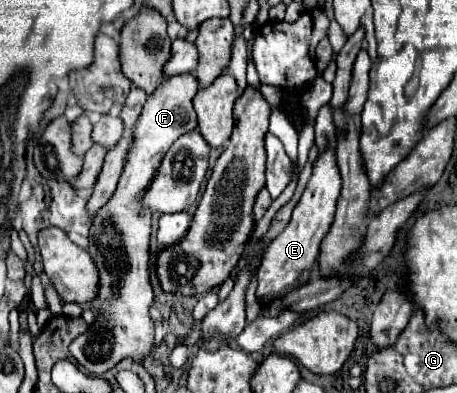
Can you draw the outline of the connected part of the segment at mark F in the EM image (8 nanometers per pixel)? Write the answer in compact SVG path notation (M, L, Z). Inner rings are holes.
M192 73L176 75L162 83L142 107L136 121L132 147L126 155L126 165L120 175L118 187L110 201L100 207L92 219L88 253L98 269L98 295L100 301L98 317L88 331L78 335L70 343L72 357L96 377L102 377L124 357L144 359L154 349L154 323L150 319L150 305L154 301L154 291L150 285L150 211L142 213L142 195L158 171L162 155L170 145L184 133L196 129L196 115L192 107L192 97L198 91L198 81Z

